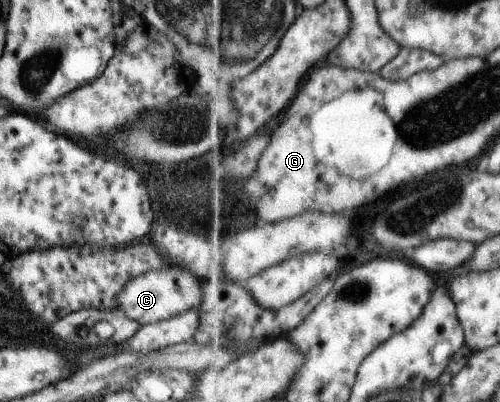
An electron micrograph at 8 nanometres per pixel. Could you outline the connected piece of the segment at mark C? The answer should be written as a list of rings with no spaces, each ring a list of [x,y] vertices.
[[[169,267],[163,271],[148,271],[130,279],[120,290],[117,309],[140,325],[152,324],[184,311],[200,307],[201,283],[183,267]]]

